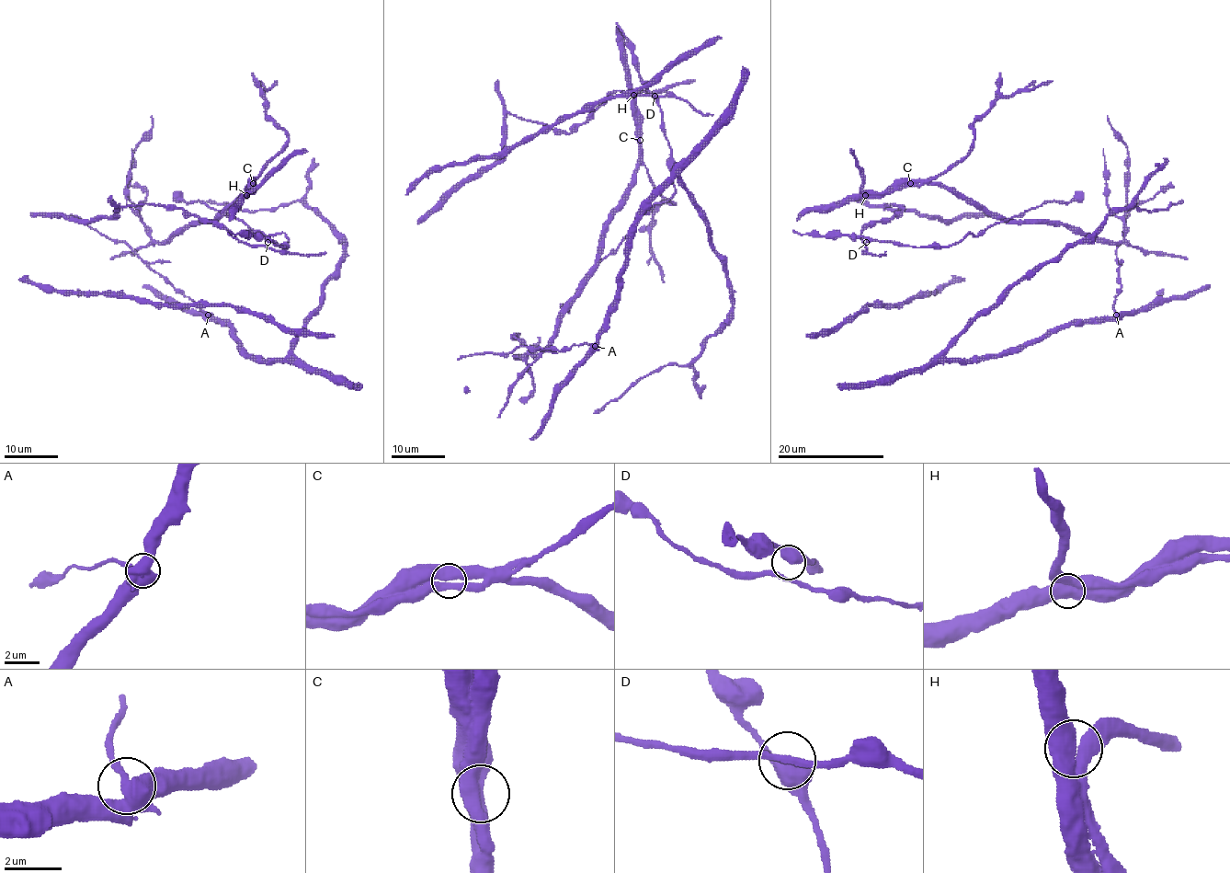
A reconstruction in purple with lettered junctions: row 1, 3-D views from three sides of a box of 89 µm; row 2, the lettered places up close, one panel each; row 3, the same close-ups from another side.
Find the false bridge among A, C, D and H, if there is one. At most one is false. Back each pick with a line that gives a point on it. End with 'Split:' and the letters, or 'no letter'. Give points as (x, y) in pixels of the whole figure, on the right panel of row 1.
A: at (1116, 315)
Split: A

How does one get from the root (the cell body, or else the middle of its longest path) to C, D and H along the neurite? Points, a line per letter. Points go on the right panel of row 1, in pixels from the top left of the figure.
C: (1073, 232), (1064, 224), (1005, 221), (991, 212), (985, 212), (945, 188), (920, 182), (910, 183)
D: (1073, 232), (996, 218), (930, 183), (893, 185), (810, 209), (794, 230), (859, 235), (866, 242)
H: (1073, 232), (1064, 224), (1011, 222), (996, 218), (952, 191), (930, 183), (893, 185), (880, 194), (865, 195)

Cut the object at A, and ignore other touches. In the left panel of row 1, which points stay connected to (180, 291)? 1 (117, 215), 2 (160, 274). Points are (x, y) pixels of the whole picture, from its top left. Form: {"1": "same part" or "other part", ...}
{"1": "other part", "2": "same part"}

